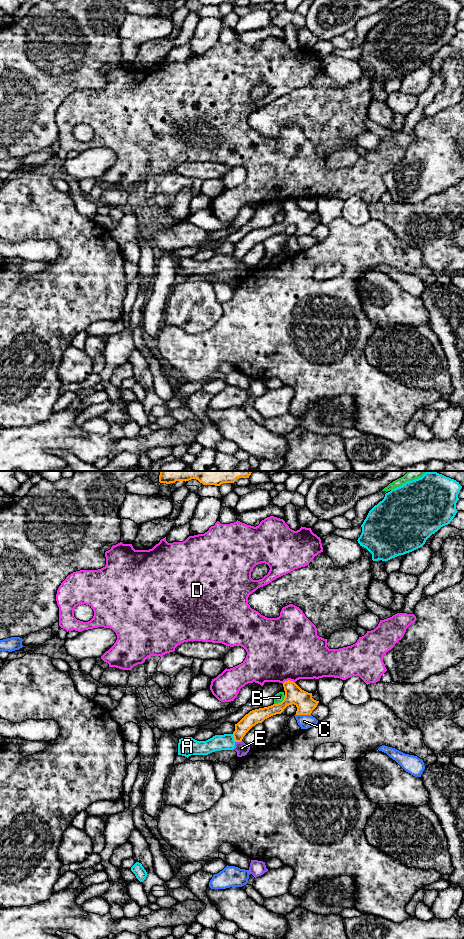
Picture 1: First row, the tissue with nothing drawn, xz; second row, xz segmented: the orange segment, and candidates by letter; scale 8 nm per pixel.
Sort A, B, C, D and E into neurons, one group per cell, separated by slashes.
A E / B / C / D

